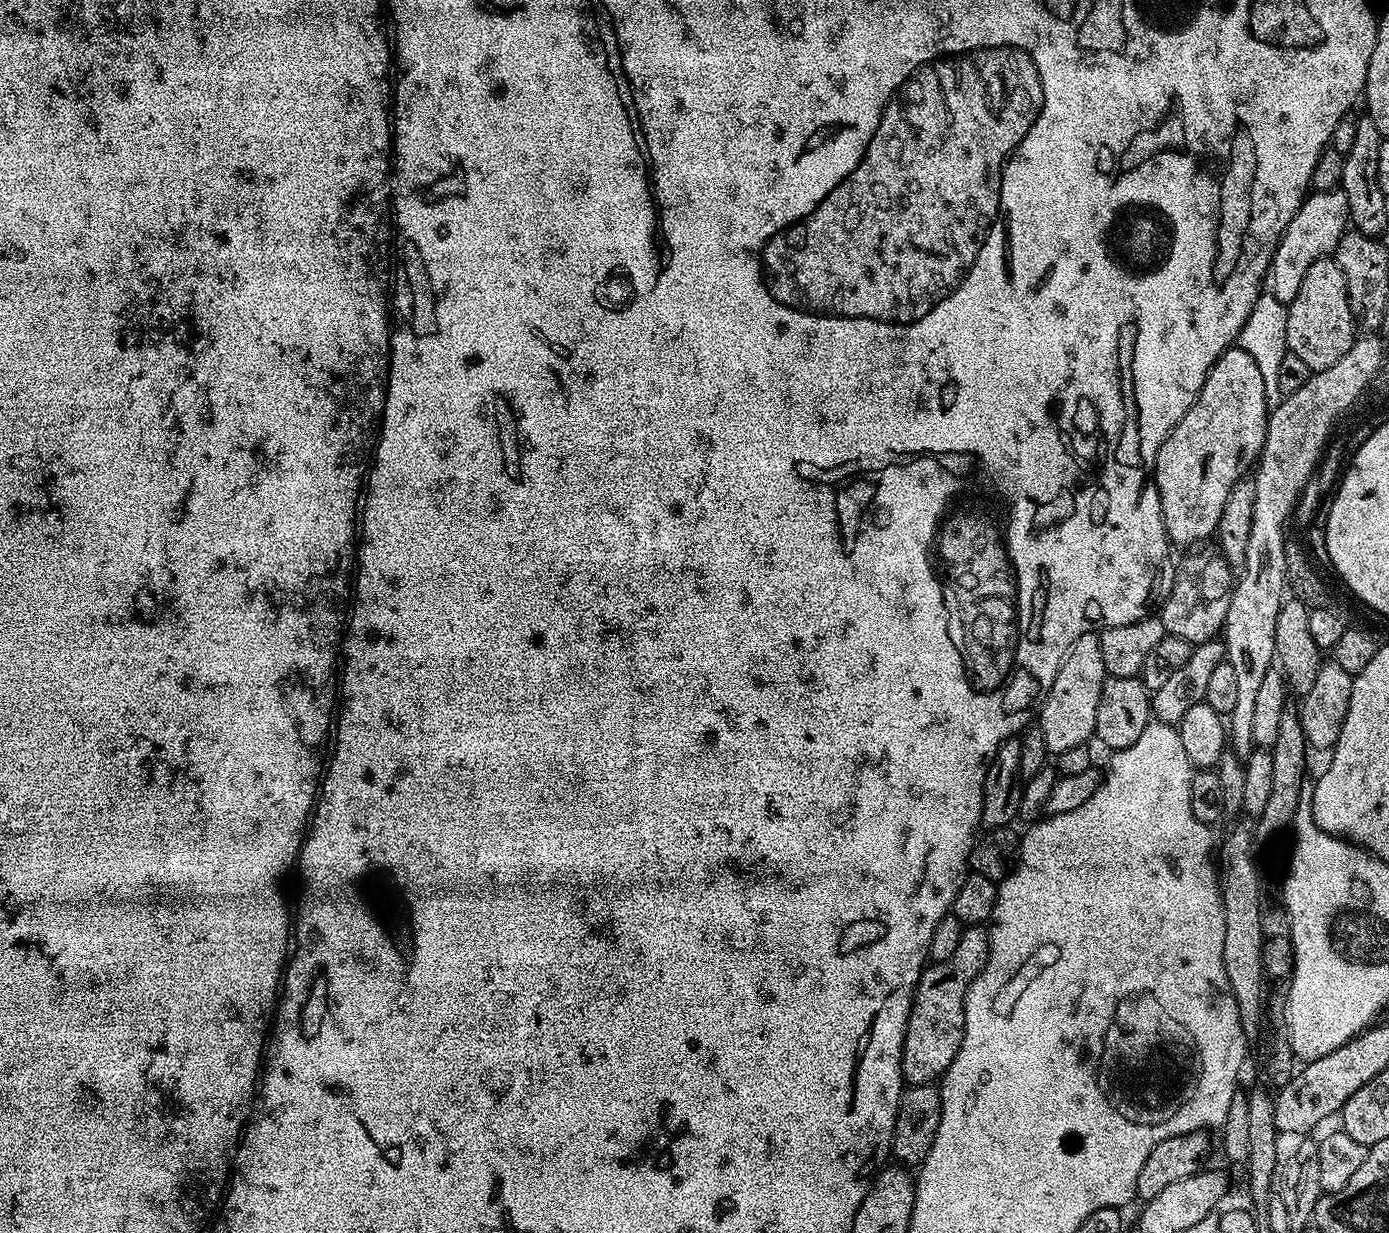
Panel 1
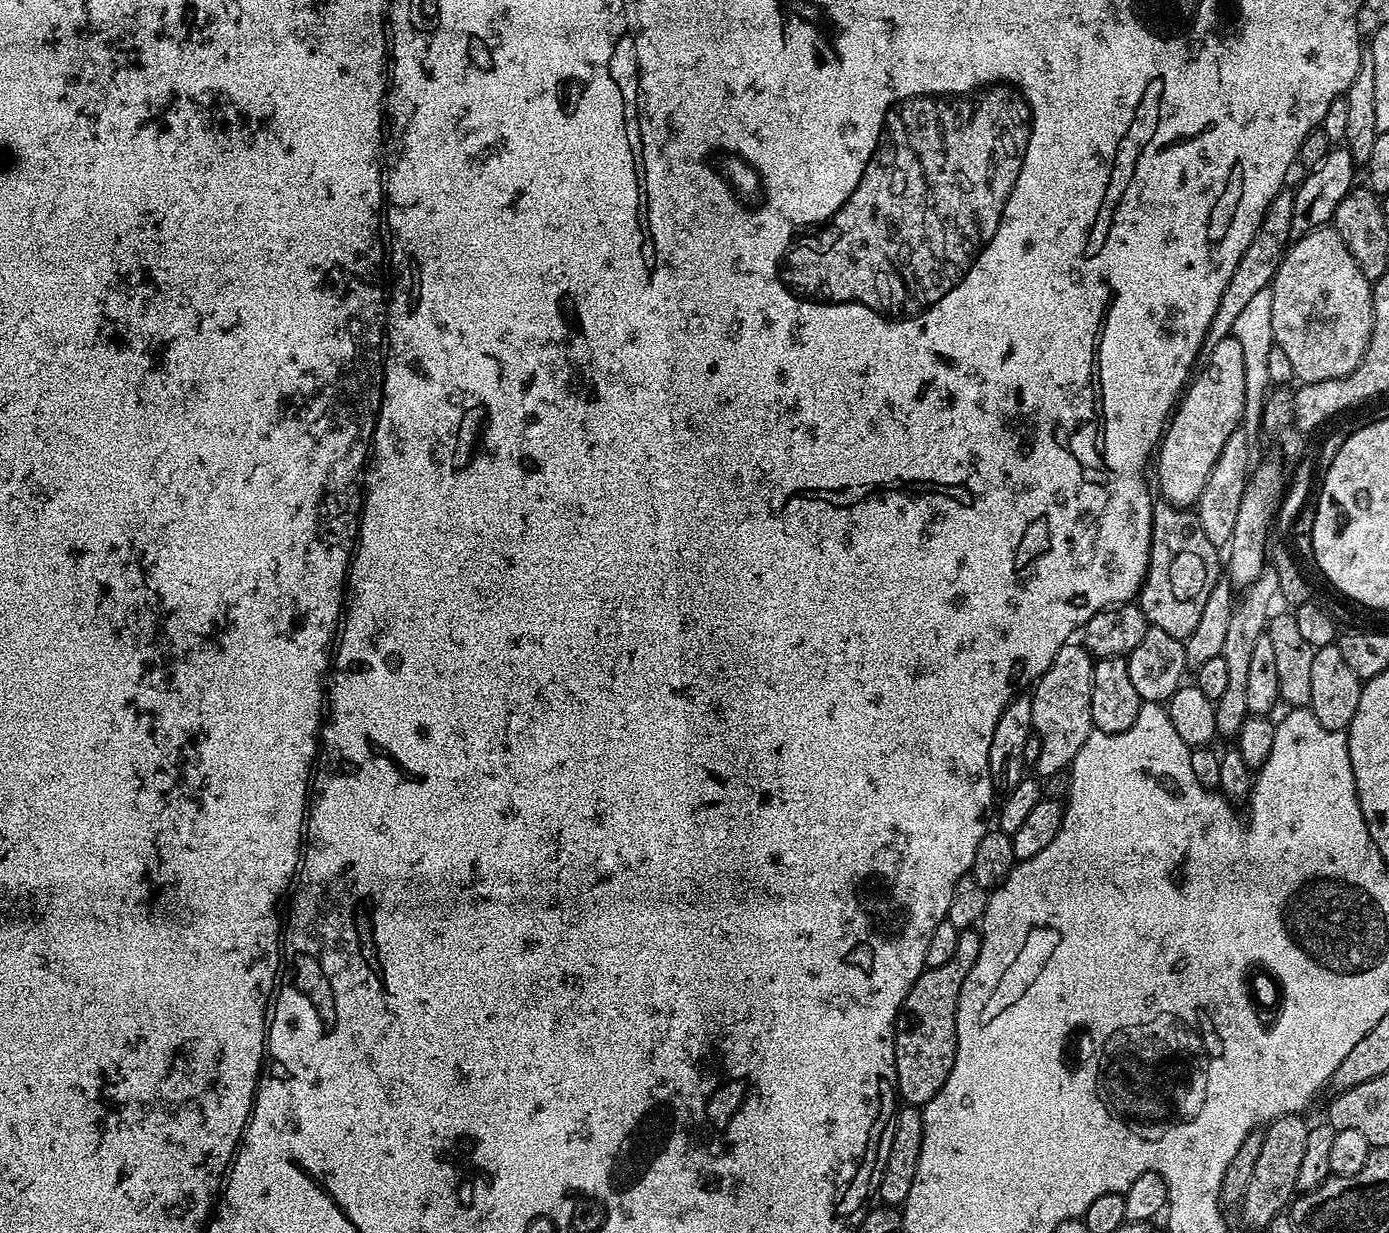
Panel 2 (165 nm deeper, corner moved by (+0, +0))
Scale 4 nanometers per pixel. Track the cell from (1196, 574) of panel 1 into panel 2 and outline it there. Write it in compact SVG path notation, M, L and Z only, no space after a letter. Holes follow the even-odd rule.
M1160 502L1152 509L1152 545L1148 573L1138 593L1140 609L1149 625L1166 630L1179 640L1187 640L1198 626L1210 590L1222 578L1222 556L1202 531L1195 511Z

